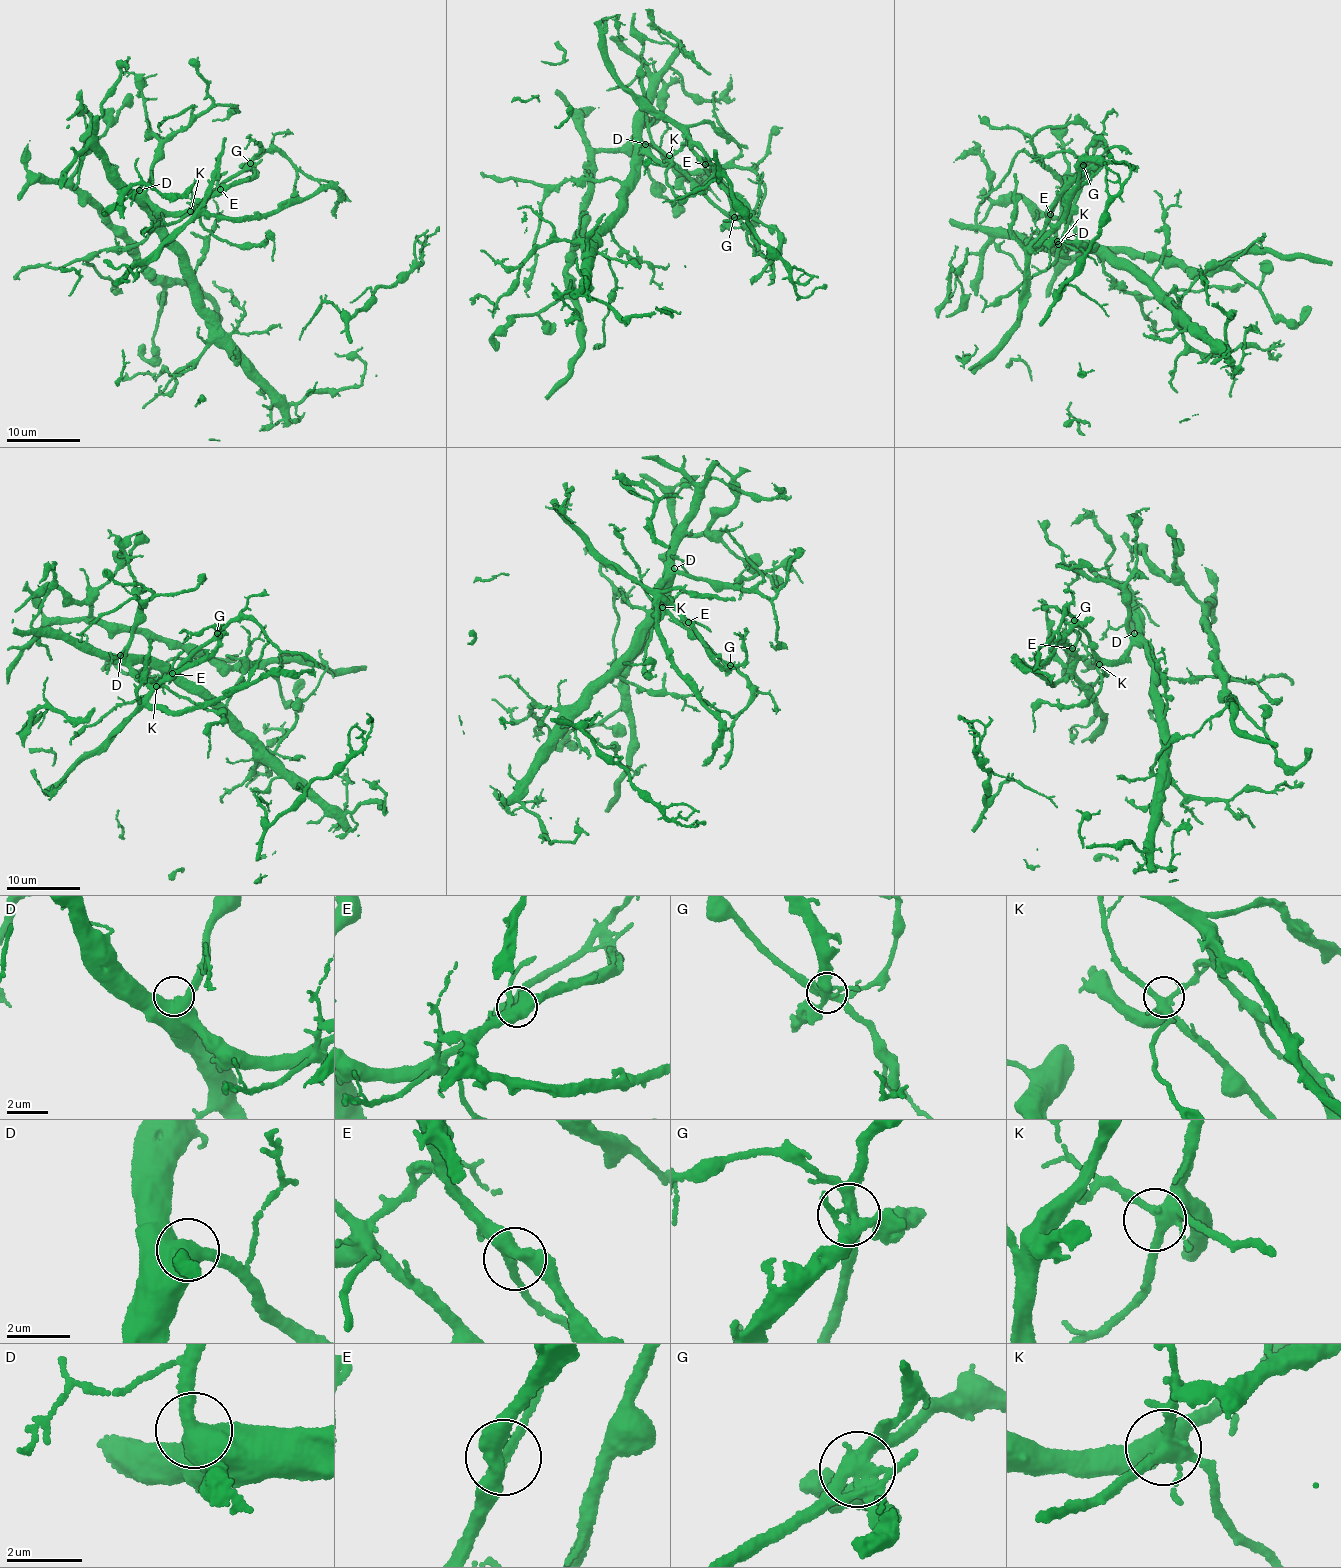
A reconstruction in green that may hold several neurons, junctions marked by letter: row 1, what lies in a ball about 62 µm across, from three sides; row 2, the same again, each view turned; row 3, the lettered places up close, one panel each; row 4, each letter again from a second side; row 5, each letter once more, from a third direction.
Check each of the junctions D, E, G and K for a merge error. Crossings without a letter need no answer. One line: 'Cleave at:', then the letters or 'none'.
Cleave at: G

